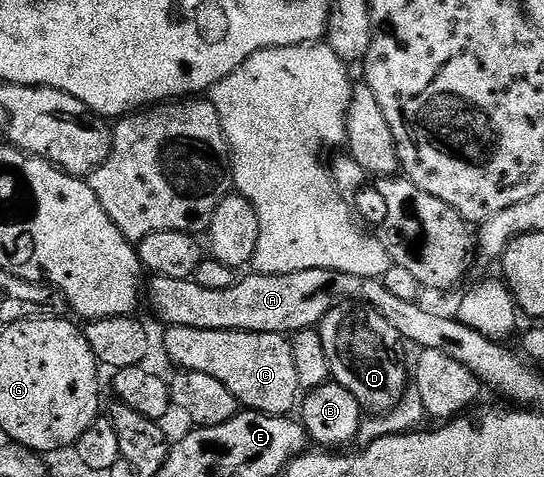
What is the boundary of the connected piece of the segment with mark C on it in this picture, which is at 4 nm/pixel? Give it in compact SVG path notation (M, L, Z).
M179 325L167 328L166 353L178 364L179 370L187 373L212 375L232 391L239 406L256 413L286 415L300 401L300 390L296 379L296 359L292 359L292 347L281 333L245 333L244 331L216 331L215 329L193 329Z

